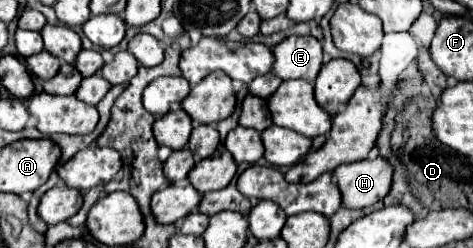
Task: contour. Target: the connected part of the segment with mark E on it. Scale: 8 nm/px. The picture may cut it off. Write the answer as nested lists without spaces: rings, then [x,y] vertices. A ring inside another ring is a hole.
[[[291,35],[273,47],[273,73],[281,79],[315,81],[323,65],[323,47],[311,35]]]

